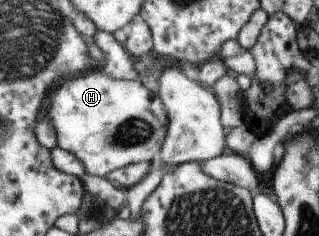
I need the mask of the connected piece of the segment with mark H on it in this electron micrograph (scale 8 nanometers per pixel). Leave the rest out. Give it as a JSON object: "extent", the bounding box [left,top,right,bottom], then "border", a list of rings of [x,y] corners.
{"extent":[42,67,168,177],"border":[[[98,67],[69,80],[62,80],[53,87],[42,114],[47,116],[49,126],[55,132],[57,147],[71,152],[83,164],[85,173],[101,177],[128,164],[156,161],[168,124],[164,106],[155,91],[150,91],[137,80],[109,78]]]}

